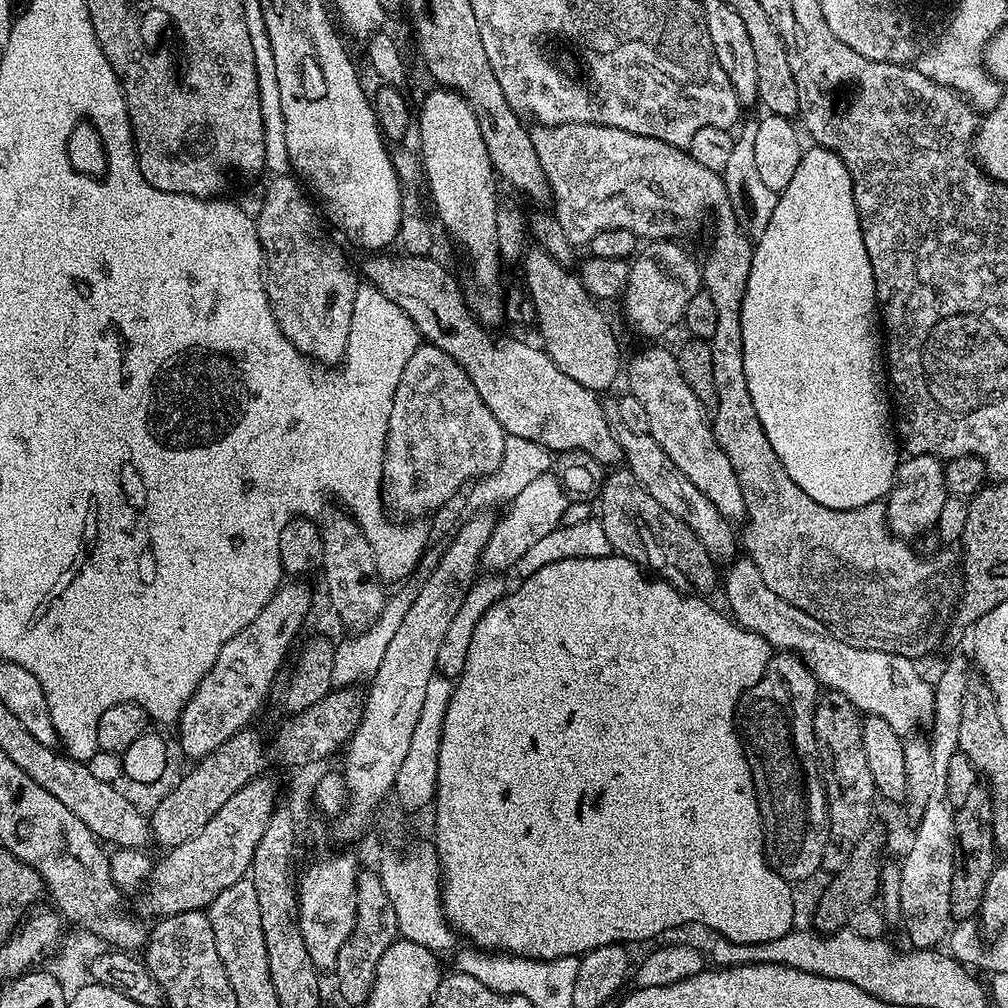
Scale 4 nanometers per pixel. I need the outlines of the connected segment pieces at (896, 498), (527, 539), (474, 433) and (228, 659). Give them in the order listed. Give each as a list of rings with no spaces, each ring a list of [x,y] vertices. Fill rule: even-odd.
[[[908,456],[896,465],[892,491],[886,497],[888,528],[901,538],[915,538],[928,529],[935,529],[938,516],[948,499],[944,477],[945,461],[939,456]]]
[[[551,471],[542,474],[534,482],[527,483],[518,495],[509,500],[503,509],[502,515],[497,519],[494,530],[490,534],[490,542],[486,542],[482,564],[489,573],[503,573],[503,568],[519,565],[522,554],[534,546],[534,542],[539,542],[546,538],[554,529],[559,528],[563,522],[563,514],[570,503],[570,497],[560,485],[559,478]]]
[[[421,343],[410,354],[402,378],[398,378],[398,390],[394,390],[394,406],[390,406],[388,433],[384,443],[383,507],[393,516],[424,516],[432,514],[464,483],[489,476],[502,460],[504,428],[490,414],[486,402],[474,390],[474,382],[442,350],[430,343]]]
[[[304,582],[281,583],[270,602],[258,610],[258,618],[254,618],[250,626],[238,630],[238,634],[222,646],[214,666],[210,666],[202,682],[198,682],[178,721],[180,748],[186,755],[191,758],[206,756],[253,723],[252,715],[263,706],[284,664],[284,655],[292,643],[297,643],[296,635],[311,608],[312,592]]]

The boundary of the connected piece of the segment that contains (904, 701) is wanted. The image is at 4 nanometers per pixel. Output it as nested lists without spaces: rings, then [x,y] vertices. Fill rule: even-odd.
[[[736,558],[727,568],[728,573],[722,576],[724,596],[728,599],[727,611],[741,628],[758,634],[773,649],[799,656],[825,689],[846,694],[861,713],[882,718],[898,735],[907,738],[919,729],[916,728],[919,724],[931,725],[934,688],[920,677],[913,661],[898,654],[866,650],[846,643],[825,624],[798,610],[798,606],[790,606],[790,602],[778,598],[778,594],[762,582],[762,574],[758,574],[758,566],[754,566],[752,560]]]

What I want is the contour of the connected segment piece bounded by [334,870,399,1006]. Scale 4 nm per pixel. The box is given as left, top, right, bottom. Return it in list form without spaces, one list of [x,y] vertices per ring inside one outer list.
[[[357,871],[354,930],[350,930],[350,938],[342,942],[334,969],[336,988],[346,1003],[363,1006],[368,1001],[372,983],[376,980],[378,962],[382,962],[382,954],[386,954],[386,950],[390,950],[392,943],[397,940],[398,930],[393,903],[386,894],[383,879],[372,872]]]

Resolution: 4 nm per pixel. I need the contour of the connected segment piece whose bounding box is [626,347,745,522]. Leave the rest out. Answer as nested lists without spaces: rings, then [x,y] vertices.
[[[671,347],[644,348],[629,364],[627,361],[626,376],[627,372],[627,391],[646,409],[647,433],[653,436],[678,470],[682,470],[682,474],[690,478],[690,482],[694,482],[710,502],[714,502],[718,514],[730,522],[736,522],[739,516],[741,519],[745,515],[742,486],[738,486],[730,458],[726,458],[720,449],[709,417],[708,420],[704,417],[706,405],[696,397],[694,390],[690,390],[690,386],[686,386],[686,378],[682,378],[678,370],[675,351]]]

